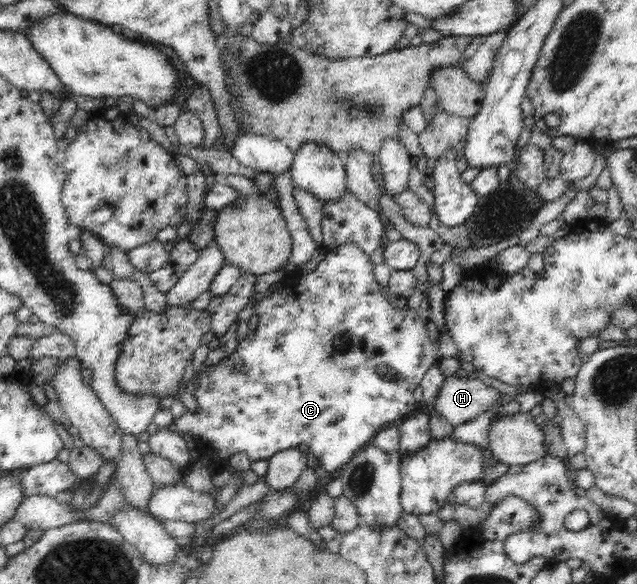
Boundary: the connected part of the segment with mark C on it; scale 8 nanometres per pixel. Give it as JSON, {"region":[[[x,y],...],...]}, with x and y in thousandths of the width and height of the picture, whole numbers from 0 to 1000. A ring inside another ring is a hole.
{"region":[[[545,414],[537,421],[515,426],[498,457],[480,469],[457,469],[443,479],[443,490],[436,500],[419,497],[411,512],[400,524],[405,543],[405,558],[394,565],[380,582],[374,584],[370,598],[347,616],[341,625],[322,627],[319,623],[312,656],[305,670],[305,682],[309,687],[311,702],[300,705],[292,702],[284,714],[272,717],[278,735],[303,752],[306,762],[316,762],[316,786],[325,786],[325,798],[334,805],[358,801],[359,784],[372,776],[385,776],[394,791],[422,788],[440,772],[466,767],[476,760],[490,771],[491,779],[501,788],[504,798],[516,810],[529,810],[557,779],[584,757],[592,740],[603,735],[604,728],[614,728],[626,717],[639,714],[642,707],[650,709],[656,692],[648,680],[648,668],[659,659],[667,637],[683,620],[689,620],[686,596],[673,582],[667,551],[658,543],[655,531],[642,527],[625,527],[620,517],[595,500],[598,486],[586,476],[586,457],[589,449],[576,437],[564,418]],[[608,625],[620,635],[620,649],[608,651],[592,639],[592,628]]]}

